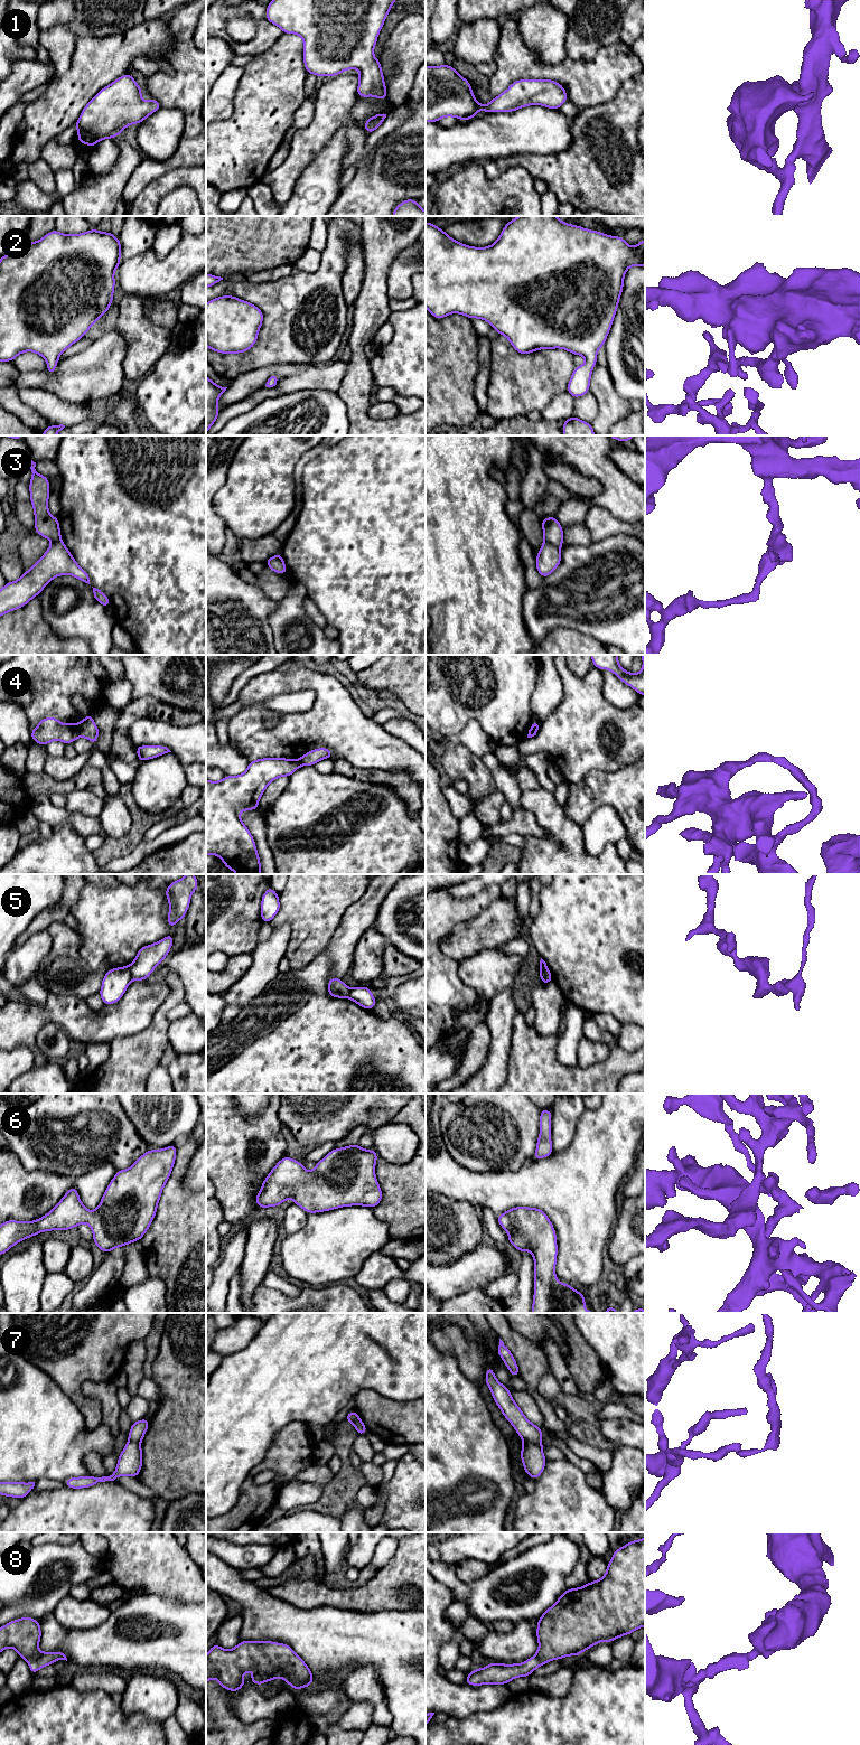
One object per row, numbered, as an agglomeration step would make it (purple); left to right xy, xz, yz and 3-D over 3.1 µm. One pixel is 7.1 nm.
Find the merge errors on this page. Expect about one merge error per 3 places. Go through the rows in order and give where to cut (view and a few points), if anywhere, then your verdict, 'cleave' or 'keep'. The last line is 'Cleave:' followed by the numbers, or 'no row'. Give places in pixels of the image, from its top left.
1: cut none; keep
2: cut none; keep
3: cut yz (545, 540), (559, 547); cleave
4: cut xy (81, 723), (78, 735); cleave
5: cut xy (128, 967), (132, 978); cleave
6: cut none; keep
7: cut yz (524, 1442), (533, 1442), (542, 1446); cleave
8: cut none; keep
Cleave: 3, 4, 5, 7

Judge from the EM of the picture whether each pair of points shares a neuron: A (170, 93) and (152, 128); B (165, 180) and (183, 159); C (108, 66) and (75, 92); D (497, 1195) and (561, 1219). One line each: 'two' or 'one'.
A: two
B: two
C: one
D: one

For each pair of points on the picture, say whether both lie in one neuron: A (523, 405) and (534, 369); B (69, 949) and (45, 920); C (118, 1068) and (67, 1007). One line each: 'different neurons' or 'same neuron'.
A: same neuron
B: different neurons
C: different neurons

